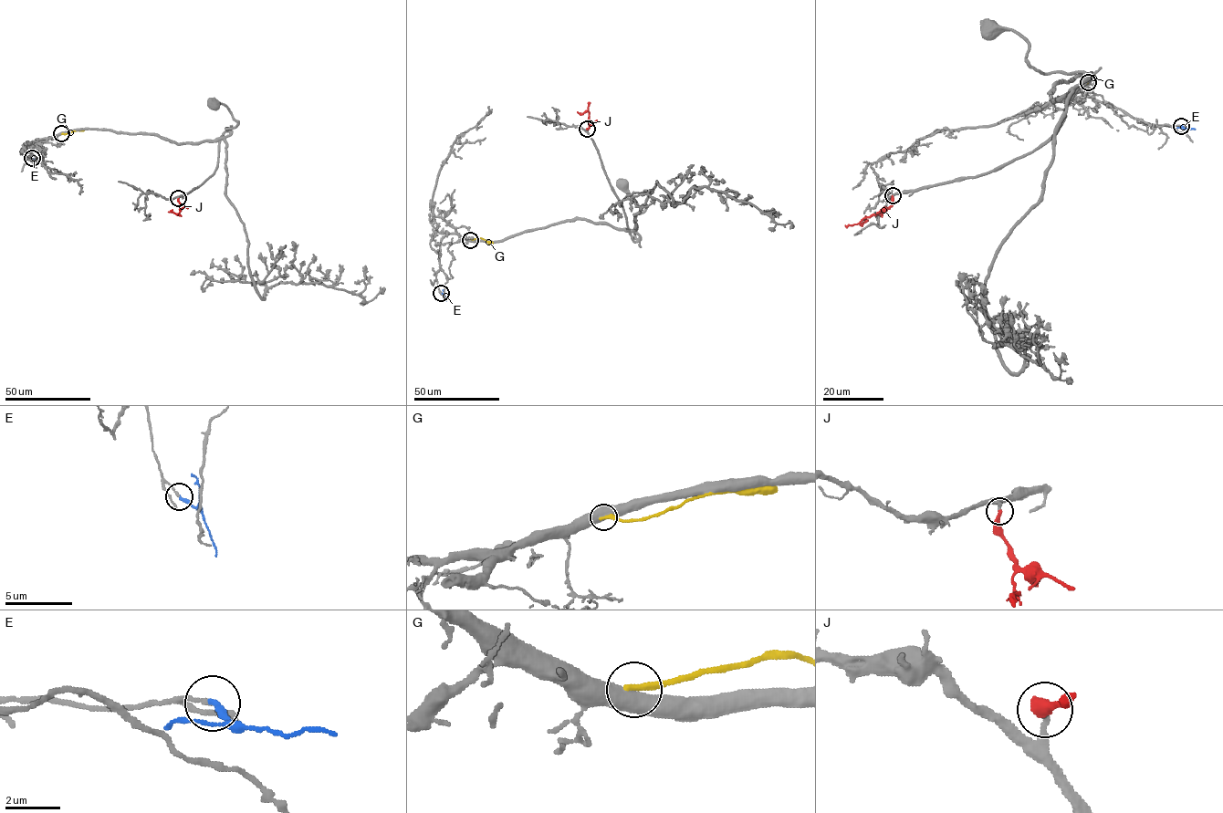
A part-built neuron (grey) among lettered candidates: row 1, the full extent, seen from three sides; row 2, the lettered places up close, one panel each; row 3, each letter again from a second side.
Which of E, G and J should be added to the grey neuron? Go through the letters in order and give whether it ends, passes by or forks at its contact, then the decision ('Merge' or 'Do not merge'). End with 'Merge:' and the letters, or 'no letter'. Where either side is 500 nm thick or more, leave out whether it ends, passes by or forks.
E: It ends there. Do not merge
G: Do not merge
J: It ends there. Merge
Merge: J

